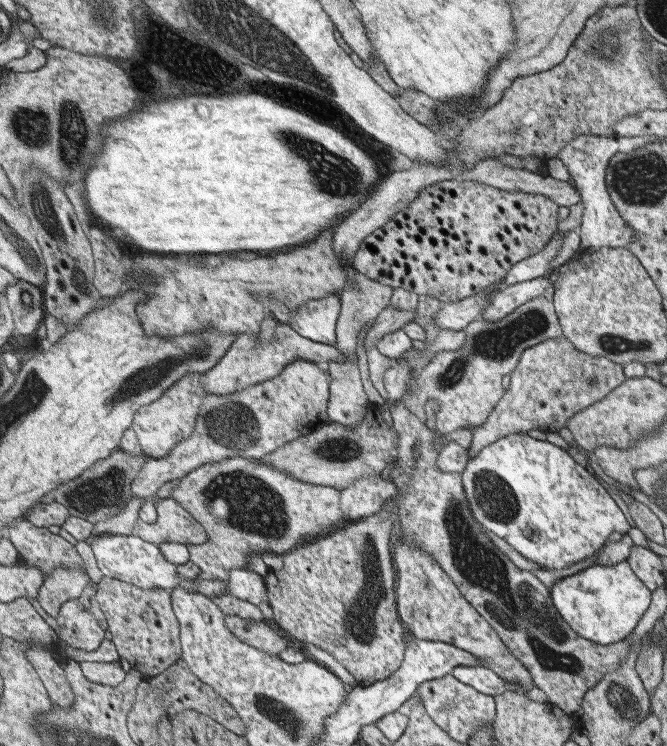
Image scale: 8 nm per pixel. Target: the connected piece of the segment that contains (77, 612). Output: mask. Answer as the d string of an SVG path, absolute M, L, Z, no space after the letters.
M28 597L32 606L46 618L46 622L58 632L60 642L54 644L58 648L57 656L77 662L87 662L82 652L96 652L106 640L109 630L100 627L96 614L80 600L74 599L65 603L58 619L50 615L38 598Z

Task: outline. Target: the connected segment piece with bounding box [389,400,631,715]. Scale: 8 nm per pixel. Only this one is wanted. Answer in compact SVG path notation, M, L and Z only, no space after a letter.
M396 400L389 405L389 409L392 416L393 427L397 432L396 442L399 443L398 452L399 457L396 458L396 462L392 465L392 470L390 470L390 480L395 484L395 486L403 493L403 496L399 499L399 520L403 524L403 534L411 544L419 546L420 550L423 550L426 554L430 554L440 566L444 566L444 570L448 570L448 574L452 574L453 582L460 582L460 589L464 590L464 594L468 594L468 602L472 602L472 606L476 606L476 610L479 611L481 615L493 627L495 631L502 637L503 642L507 643L507 646L512 650L512 653L516 655L516 658L523 665L531 671L532 678L534 680L535 686L540 690L543 690L549 698L550 703L554 703L559 706L564 712L573 714L576 712L583 704L583 698L586 696L587 692L594 688L600 680L604 678L604 675L608 672L614 672L620 665L623 664L623 660L627 657L629 653L630 641L622 640L616 642L614 645L601 645L600 643L592 642L589 638L584 638L578 631L572 630L571 626L568 626L567 621L562 617L562 615L557 610L554 605L554 599L552 598L552 586L544 586L544 582L540 582L540 574L532 574L533 570L520 570L519 566L516 566L500 549L488 538L487 532L484 530L483 524L480 524L479 520L475 519L475 514L471 510L471 504L468 503L466 490L463 487L462 474L456 472L442 472L437 469L437 456L439 455L438 443L442 443L438 440L438 436L434 434L431 429L426 427L423 420L419 419L402 401Z

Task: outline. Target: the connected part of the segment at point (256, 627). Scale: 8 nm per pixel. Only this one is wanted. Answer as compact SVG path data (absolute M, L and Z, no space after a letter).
M227 615L227 625L231 627L232 632L238 638L252 643L260 650L266 650L270 654L280 656L290 646L290 642L284 638L284 634L280 630L268 626L264 621L253 621L238 615Z

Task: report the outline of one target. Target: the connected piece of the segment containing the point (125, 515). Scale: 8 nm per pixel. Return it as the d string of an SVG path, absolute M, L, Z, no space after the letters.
M135 496L128 504L128 508L124 510L124 512L120 512L118 516L114 516L107 521L98 522L98 524L94 525L92 529L92 535L101 535L102 533L114 534L114 535L132 535L134 534L134 530L136 528L137 522L140 519L140 510L142 506L144 506L148 500L146 498L151 499L149 497L138 497Z

